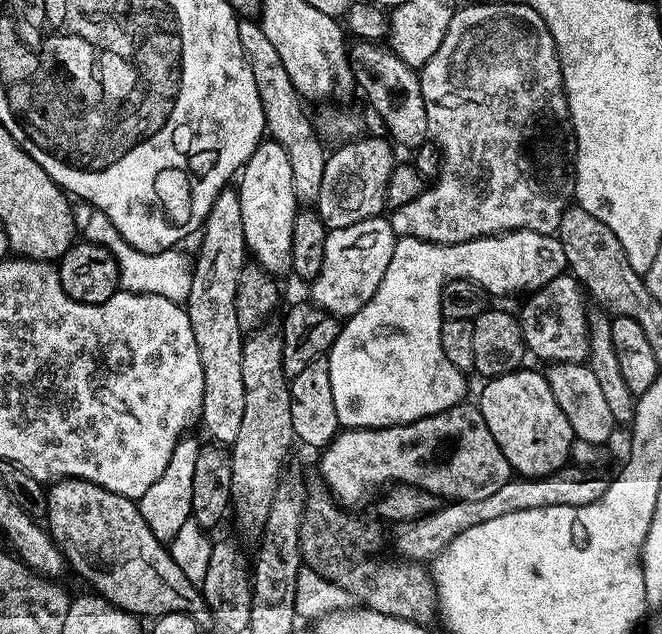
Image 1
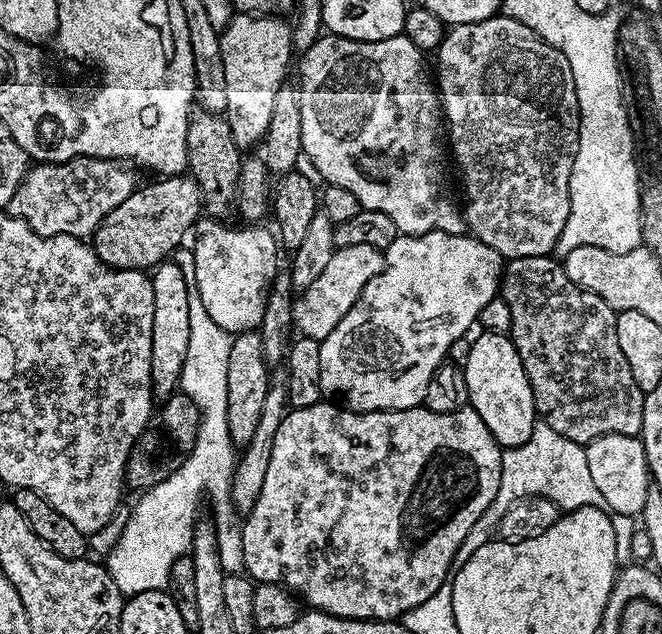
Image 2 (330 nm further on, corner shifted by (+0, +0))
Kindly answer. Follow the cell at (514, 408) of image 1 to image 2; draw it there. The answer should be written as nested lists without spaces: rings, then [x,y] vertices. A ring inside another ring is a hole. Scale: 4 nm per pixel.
[[[481,331],[472,341],[470,358],[463,366],[468,404],[480,415],[482,422],[501,449],[522,446],[536,429],[538,417],[534,406],[534,394],[528,381],[522,358],[508,336]]]

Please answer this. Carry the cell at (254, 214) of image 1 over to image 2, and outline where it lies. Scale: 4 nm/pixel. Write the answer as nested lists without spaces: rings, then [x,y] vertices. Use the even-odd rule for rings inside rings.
[[[236,14],[220,32],[222,66],[226,66],[226,119],[232,127],[234,142],[248,150],[264,139],[278,90],[285,83],[288,63],[294,57],[292,30],[287,19],[272,14]]]

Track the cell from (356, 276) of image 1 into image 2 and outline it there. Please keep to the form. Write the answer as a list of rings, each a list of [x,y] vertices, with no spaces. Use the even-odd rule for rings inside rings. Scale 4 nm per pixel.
[[[374,246],[337,247],[326,270],[322,270],[322,274],[318,274],[318,278],[314,278],[314,282],[310,282],[310,286],[295,297],[292,305],[295,331],[300,336],[309,336],[318,341],[326,339],[330,330],[334,330],[334,326],[338,326],[338,322],[346,318],[350,306],[358,302],[366,282],[370,282],[370,278],[374,278],[383,269],[384,253]]]

